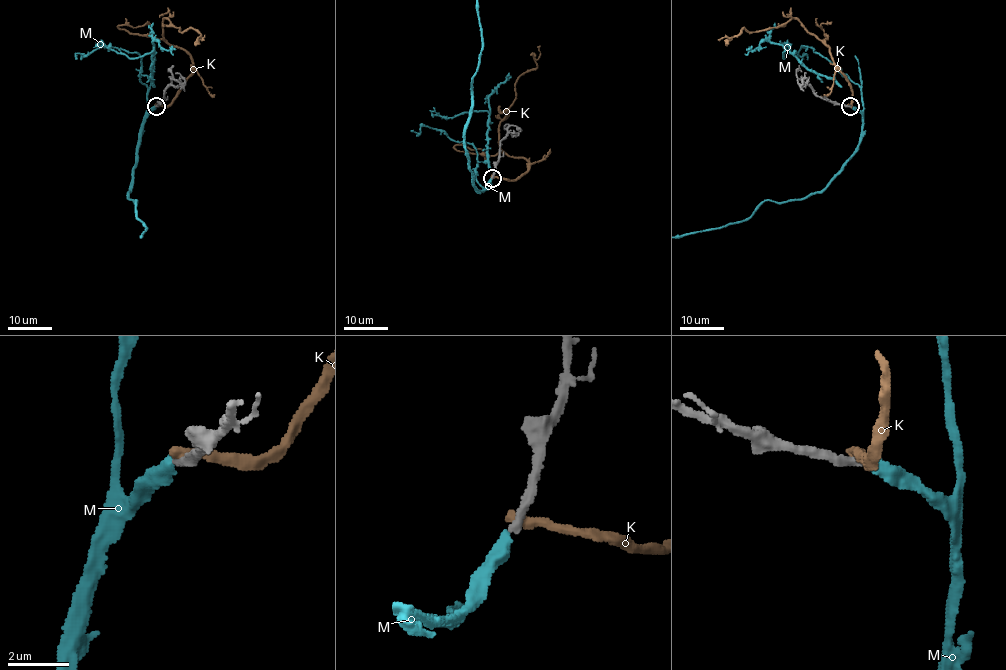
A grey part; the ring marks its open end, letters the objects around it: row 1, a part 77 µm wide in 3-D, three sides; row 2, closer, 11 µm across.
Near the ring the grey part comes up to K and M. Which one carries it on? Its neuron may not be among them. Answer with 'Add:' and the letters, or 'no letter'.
Add: no letter

